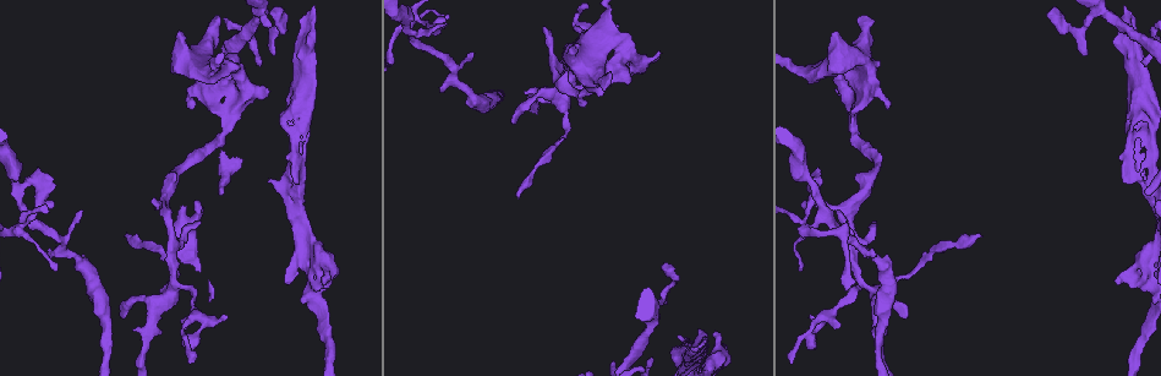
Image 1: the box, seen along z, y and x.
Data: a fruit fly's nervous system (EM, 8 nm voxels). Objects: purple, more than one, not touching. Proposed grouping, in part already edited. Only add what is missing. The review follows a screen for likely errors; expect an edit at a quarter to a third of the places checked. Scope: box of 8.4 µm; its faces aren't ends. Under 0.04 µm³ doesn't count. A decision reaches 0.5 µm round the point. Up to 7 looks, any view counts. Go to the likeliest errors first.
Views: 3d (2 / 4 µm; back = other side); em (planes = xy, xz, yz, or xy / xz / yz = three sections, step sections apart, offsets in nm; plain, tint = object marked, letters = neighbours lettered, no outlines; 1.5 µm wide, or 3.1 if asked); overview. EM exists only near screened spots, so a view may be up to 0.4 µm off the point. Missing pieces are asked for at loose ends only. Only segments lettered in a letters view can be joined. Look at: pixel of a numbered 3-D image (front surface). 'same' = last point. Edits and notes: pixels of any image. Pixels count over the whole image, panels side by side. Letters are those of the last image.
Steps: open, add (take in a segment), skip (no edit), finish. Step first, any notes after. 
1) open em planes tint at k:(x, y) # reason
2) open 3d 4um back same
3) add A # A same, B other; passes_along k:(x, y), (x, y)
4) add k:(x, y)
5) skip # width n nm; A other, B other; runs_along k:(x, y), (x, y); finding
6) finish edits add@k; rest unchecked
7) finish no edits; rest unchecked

open em planes letters at 1:(322, 284) # an open end

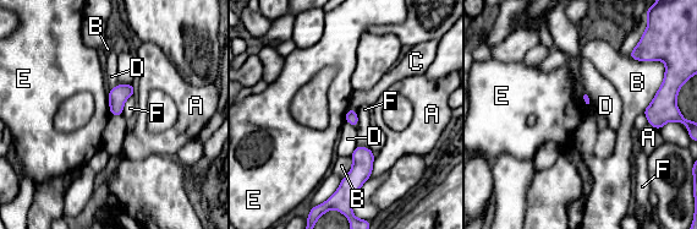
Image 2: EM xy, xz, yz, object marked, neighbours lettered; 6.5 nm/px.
skip # A other, B other, C other, D other, E other, F other; border 2:(108, 91), (108, 105), (111, 114); no lettered segment goes on from it

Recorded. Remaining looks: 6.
open em planes letters at 1:(583, 103) # branch stops here

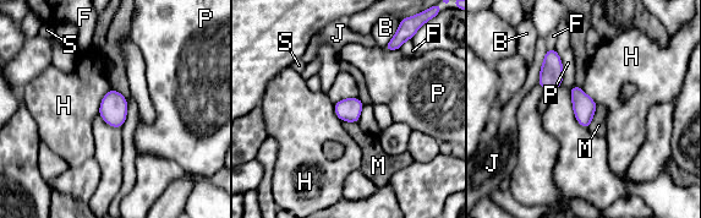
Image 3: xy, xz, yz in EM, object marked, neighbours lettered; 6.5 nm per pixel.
skip # width 150 nm; B other, F other, H other, J other, M other, P other, S other; border 3:(597, 105), (587, 127); none of them fits

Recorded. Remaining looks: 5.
open em xz step 4 letters at 1:(275, 52) # an open end

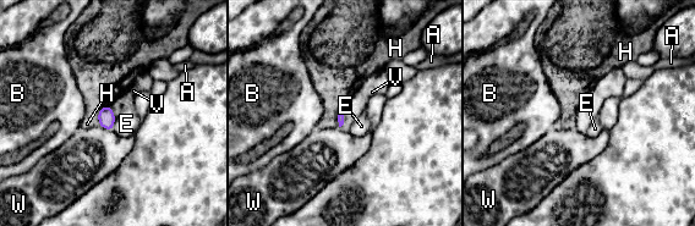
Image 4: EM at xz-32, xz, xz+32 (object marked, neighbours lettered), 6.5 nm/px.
open em xy step 8 letters same # cut it another way

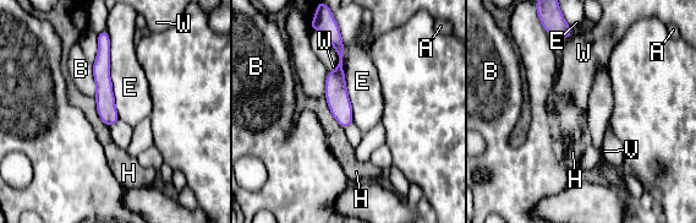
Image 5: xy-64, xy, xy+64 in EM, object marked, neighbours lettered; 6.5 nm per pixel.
skip # A other, B other, E other, H other, V other, W other; runs_along 5:(339, 43), (338, 101), (344, 124); no lettered segment goes on from it

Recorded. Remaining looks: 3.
finish no edits; rest unchecked

